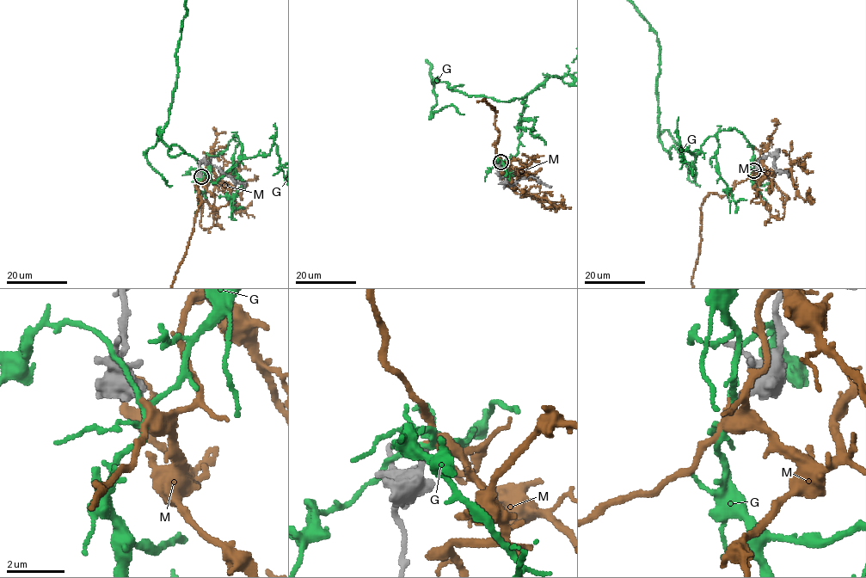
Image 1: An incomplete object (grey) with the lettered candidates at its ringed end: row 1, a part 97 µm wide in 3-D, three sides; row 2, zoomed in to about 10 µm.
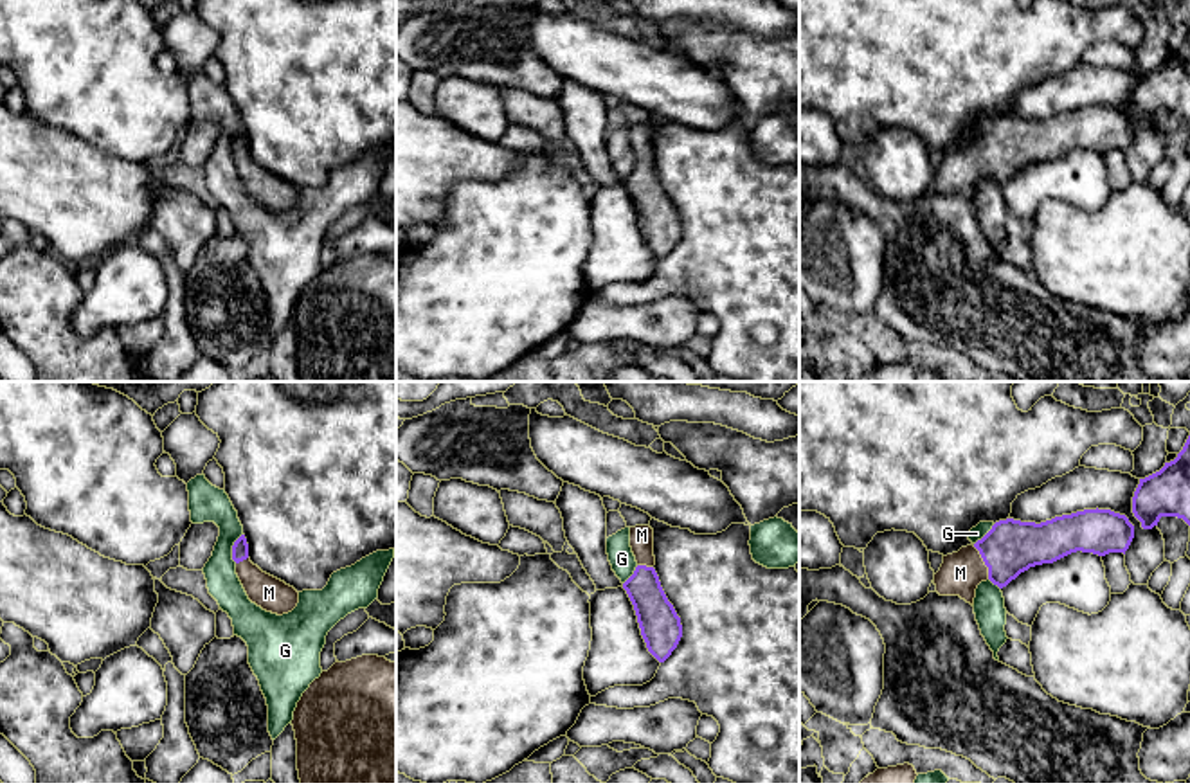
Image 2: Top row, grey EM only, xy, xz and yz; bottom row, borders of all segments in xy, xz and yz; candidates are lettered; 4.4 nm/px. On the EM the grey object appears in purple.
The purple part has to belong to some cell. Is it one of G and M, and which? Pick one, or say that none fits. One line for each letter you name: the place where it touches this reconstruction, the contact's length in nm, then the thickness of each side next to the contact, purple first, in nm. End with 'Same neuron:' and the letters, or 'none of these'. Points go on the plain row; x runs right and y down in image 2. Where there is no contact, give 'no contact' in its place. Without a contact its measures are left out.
M: meets purple in yz at (983, 157); contact 170 nm long; 240 nm thick on the purple side, 190 nm on the other
Same neuron: M

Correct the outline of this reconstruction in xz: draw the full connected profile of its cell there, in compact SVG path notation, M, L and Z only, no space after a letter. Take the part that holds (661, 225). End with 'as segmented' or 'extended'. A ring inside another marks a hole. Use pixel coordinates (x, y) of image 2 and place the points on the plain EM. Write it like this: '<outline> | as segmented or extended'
M650 122L630 124L630 144L637 164L623 185L634 202L648 248L664 259L682 234L682 221L654 166L654 126Z | extended

